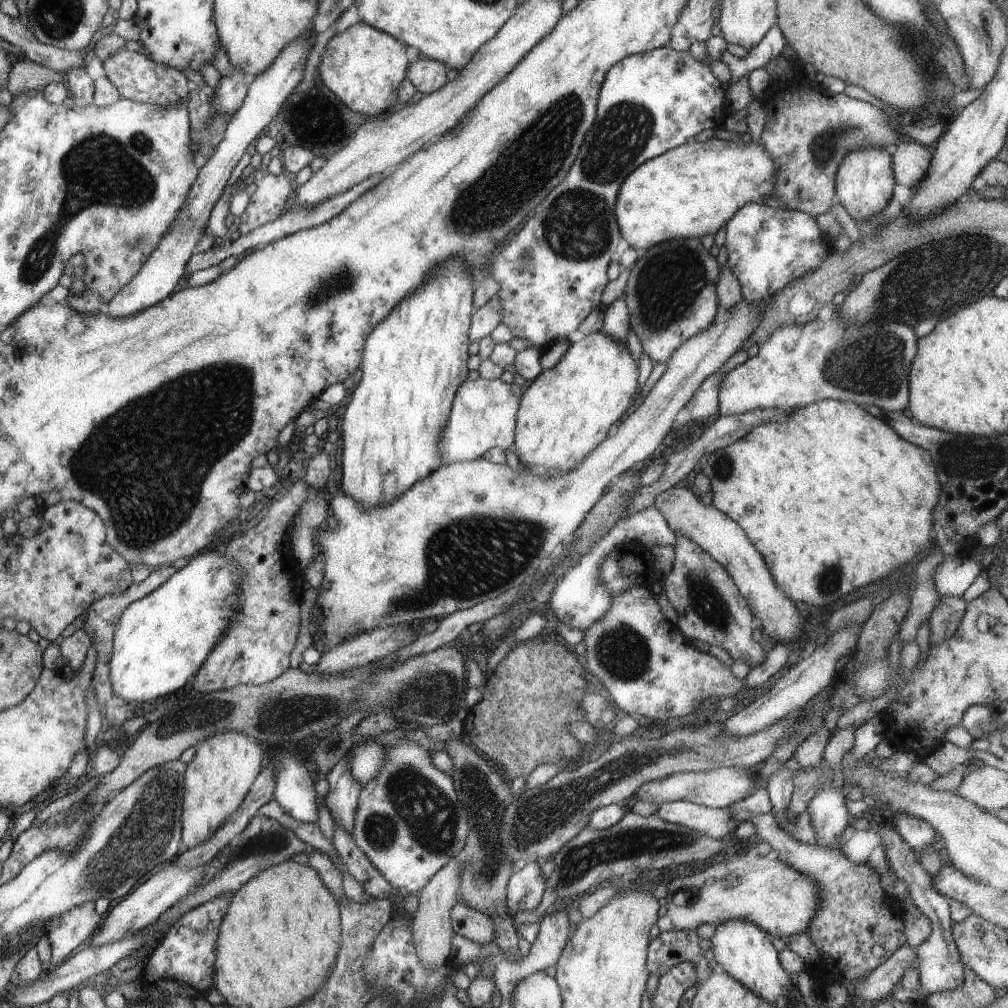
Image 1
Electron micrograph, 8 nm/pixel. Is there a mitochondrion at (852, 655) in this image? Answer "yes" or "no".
no

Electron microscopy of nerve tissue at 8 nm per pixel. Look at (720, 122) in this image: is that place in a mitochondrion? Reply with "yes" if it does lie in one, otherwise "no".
no

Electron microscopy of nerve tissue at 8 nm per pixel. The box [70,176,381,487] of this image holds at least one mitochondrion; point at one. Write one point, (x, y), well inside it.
(231, 384)

